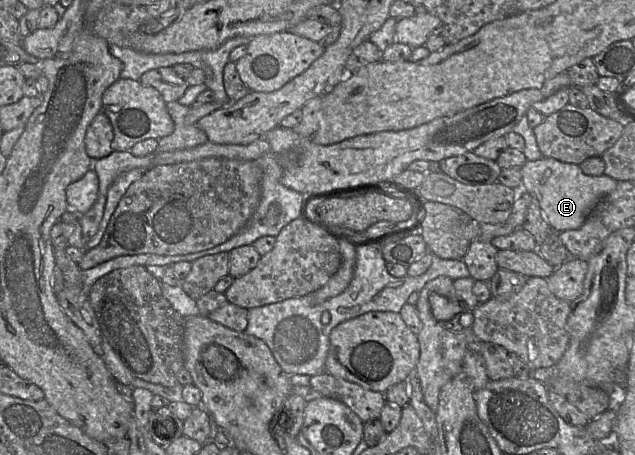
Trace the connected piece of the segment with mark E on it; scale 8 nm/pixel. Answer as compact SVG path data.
M549 157L527 160L521 167L521 172L522 188L537 200L547 222L558 232L581 227L595 205L612 192L618 183L604 174L586 175L578 164L565 163Z

